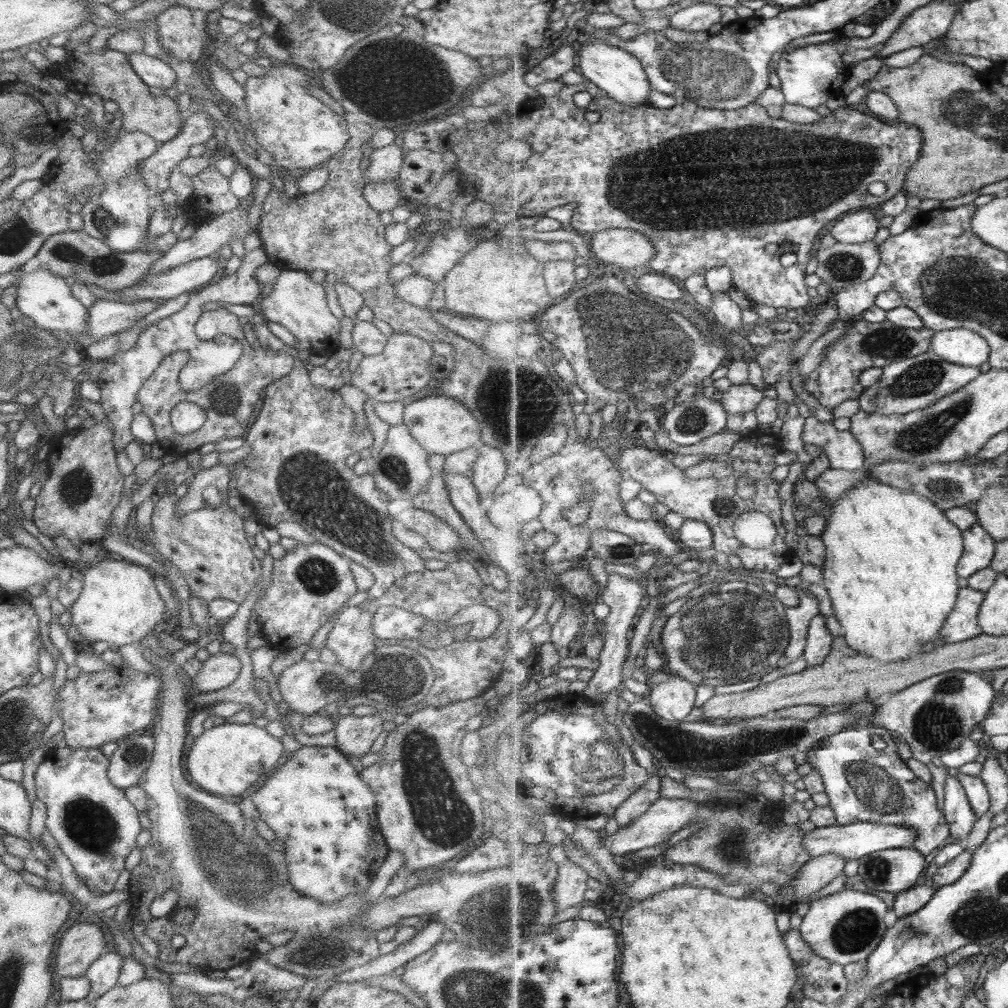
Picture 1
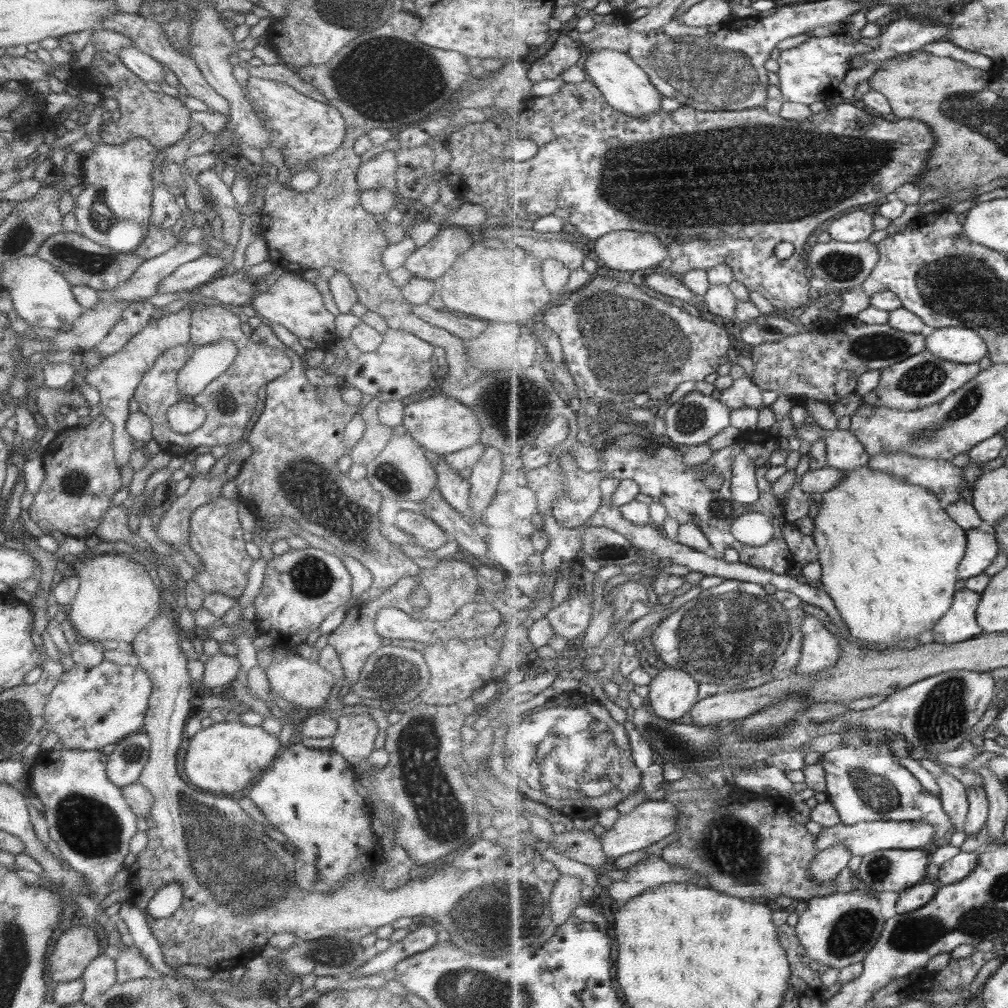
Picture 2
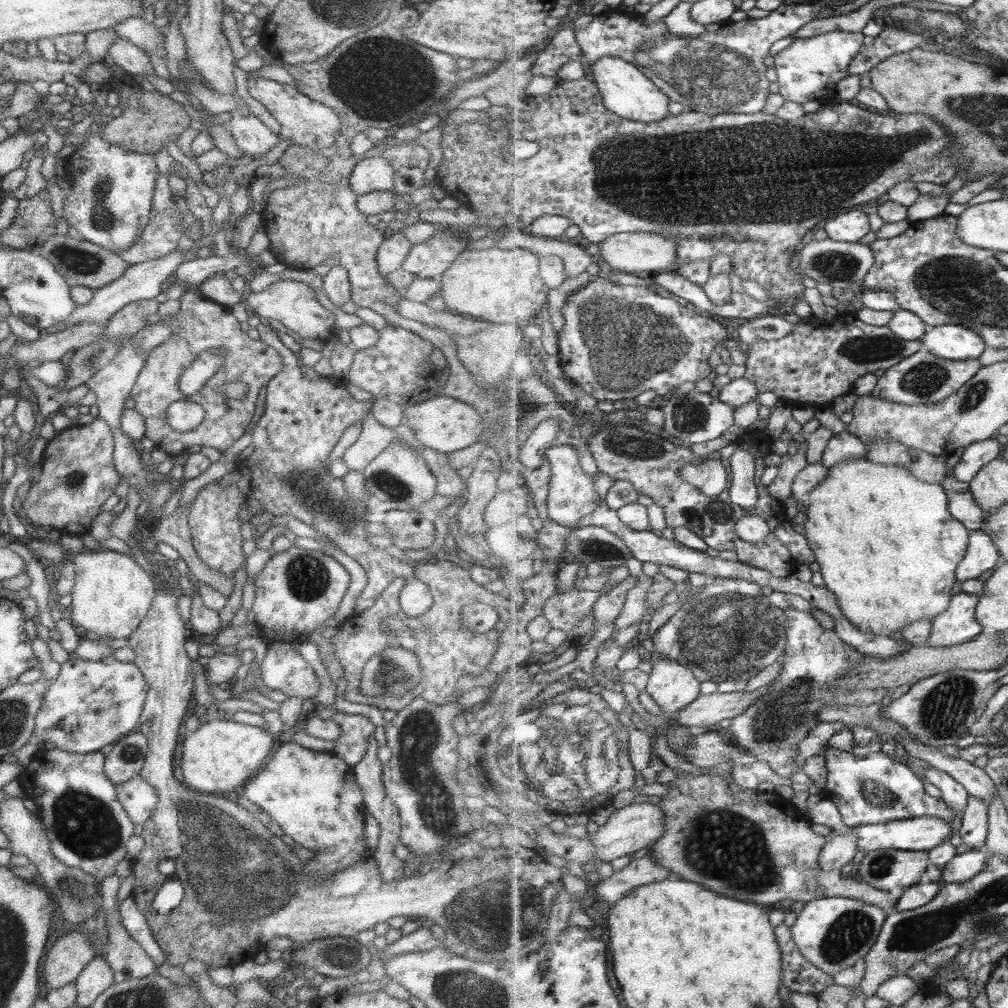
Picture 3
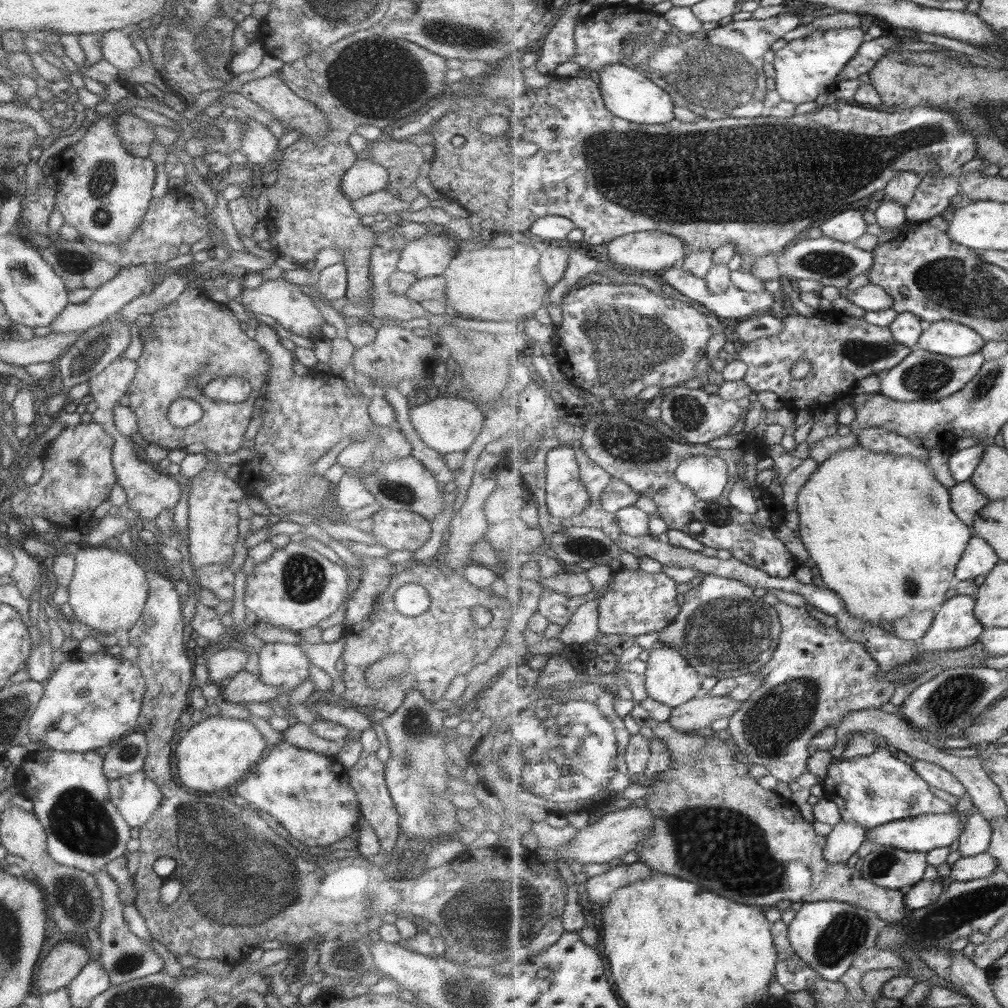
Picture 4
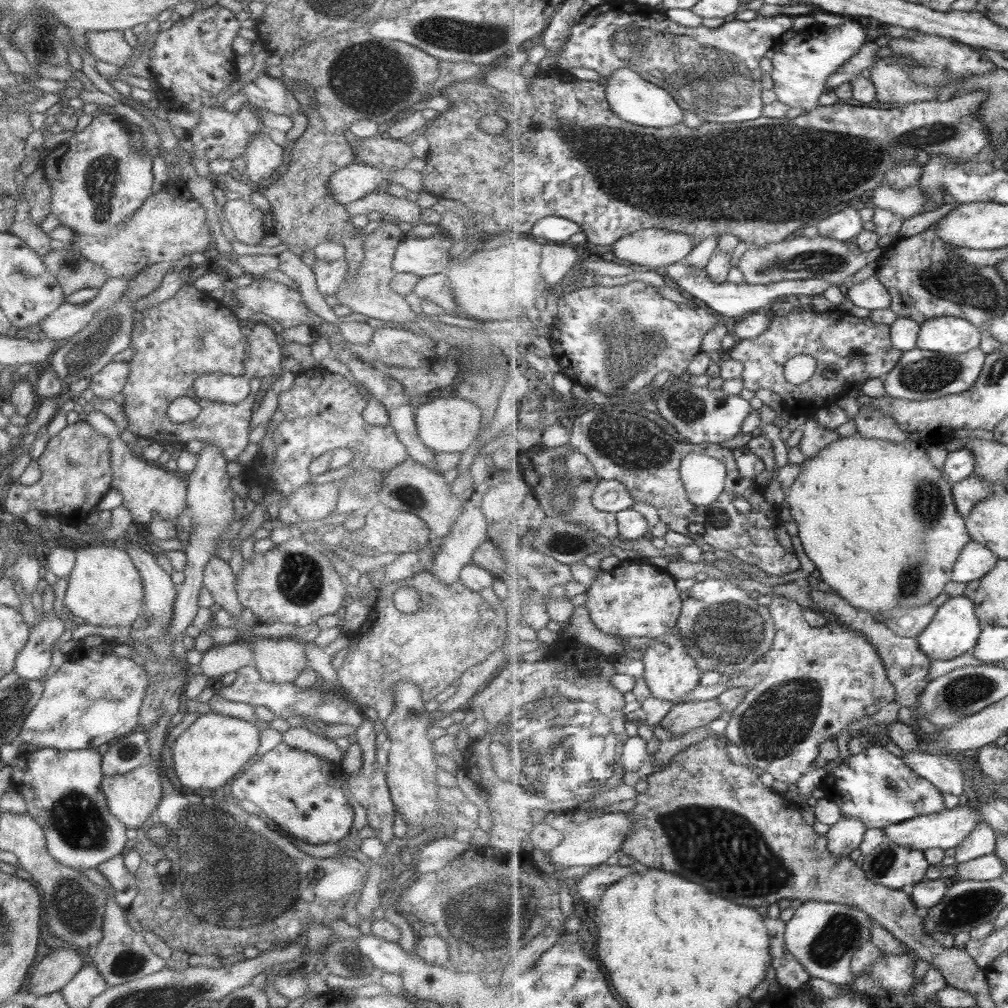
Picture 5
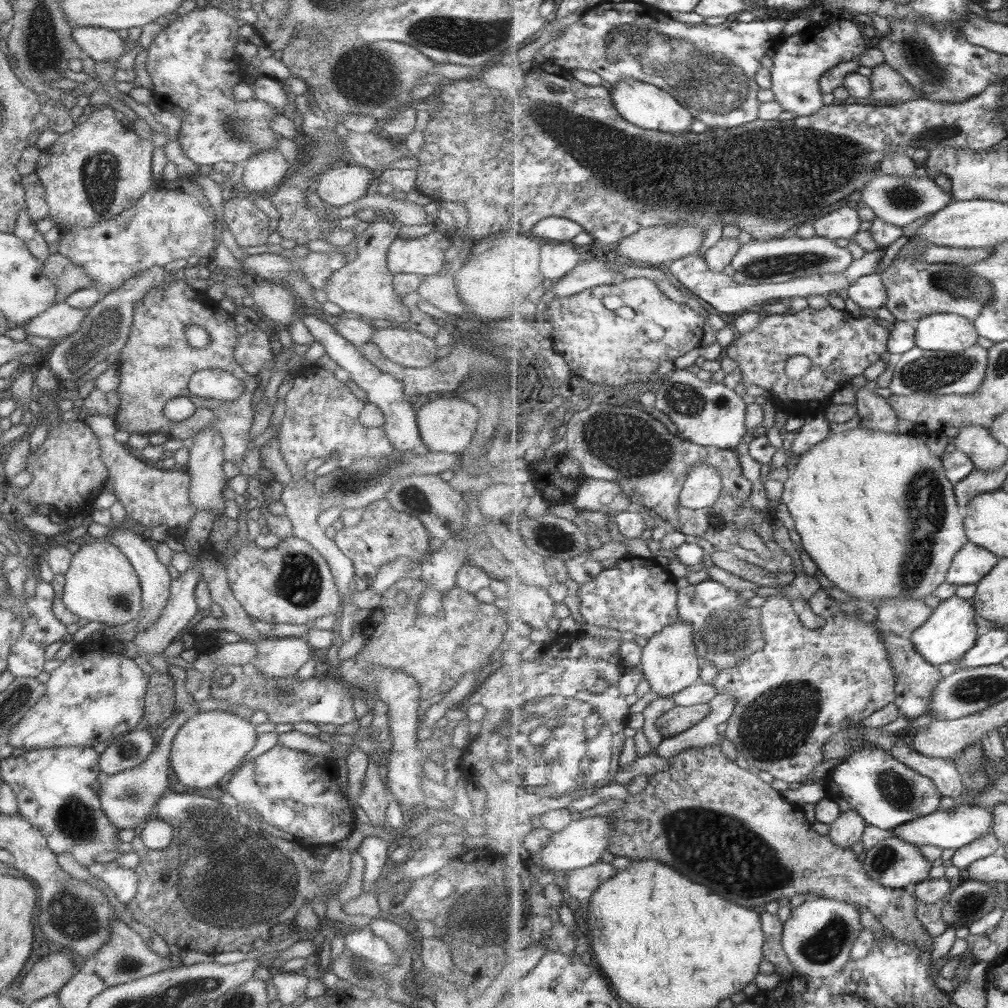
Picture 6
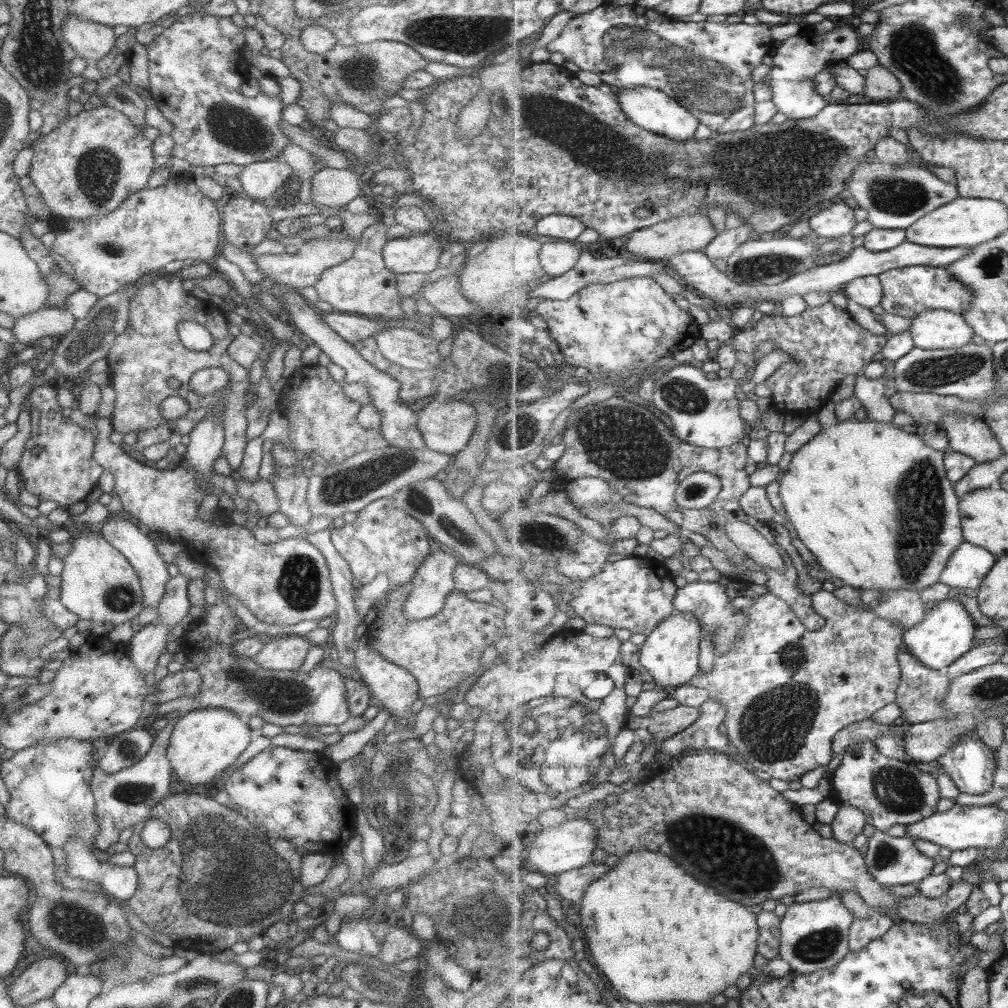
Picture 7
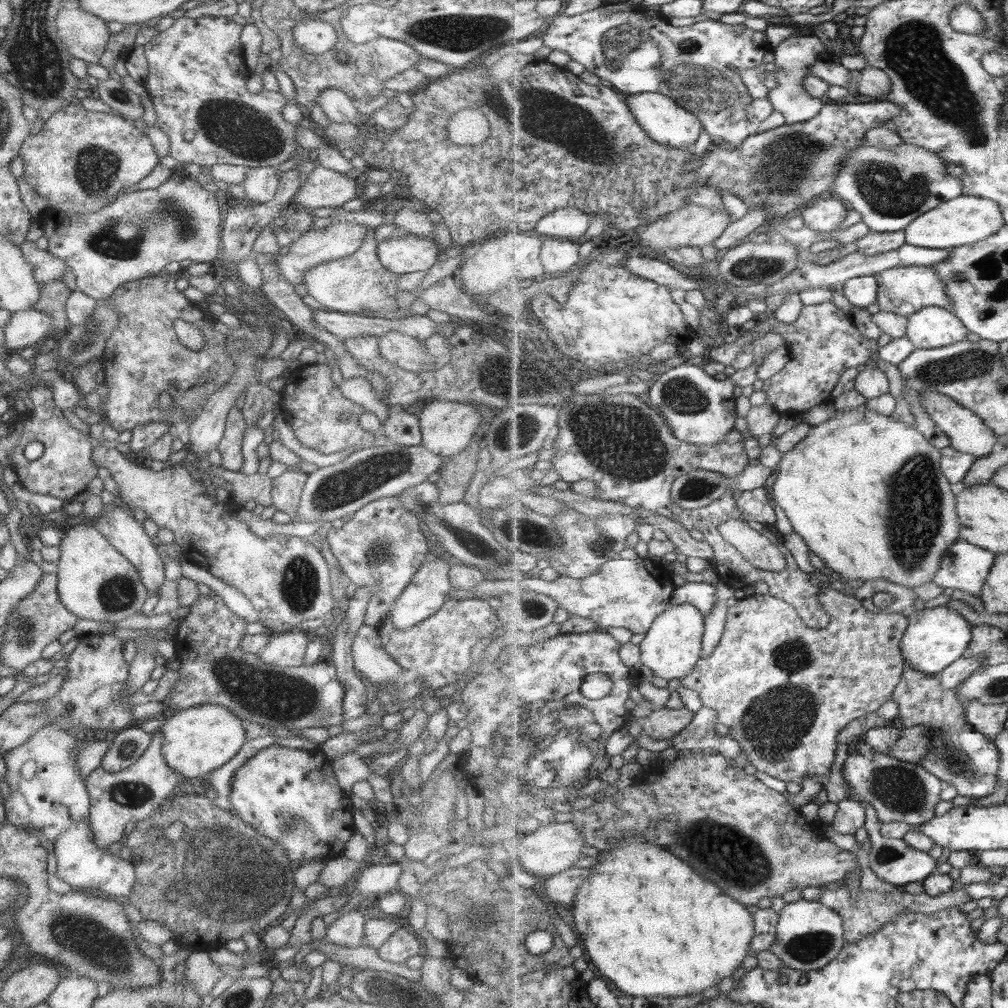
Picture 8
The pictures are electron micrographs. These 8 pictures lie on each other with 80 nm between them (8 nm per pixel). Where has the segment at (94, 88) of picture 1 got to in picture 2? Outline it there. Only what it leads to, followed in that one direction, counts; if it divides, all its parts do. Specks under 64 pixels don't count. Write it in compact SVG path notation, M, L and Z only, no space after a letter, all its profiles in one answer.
M96 52L86 67L83 74L75 76L77 87L83 86L85 90L96 92L101 98L115 100L120 116L115 126L115 134L105 134L105 144L116 145L128 138L139 137L147 139L157 150L177 142L184 137L190 126L189 110L177 97L167 96L161 91L151 92L115 54Z

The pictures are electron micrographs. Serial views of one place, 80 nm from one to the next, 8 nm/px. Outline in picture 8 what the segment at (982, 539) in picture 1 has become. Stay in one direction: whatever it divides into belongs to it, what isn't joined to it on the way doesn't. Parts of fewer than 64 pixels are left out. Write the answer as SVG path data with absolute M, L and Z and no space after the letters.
M960 539L943 556L941 569L933 582L943 588L981 594L994 568L996 554Z

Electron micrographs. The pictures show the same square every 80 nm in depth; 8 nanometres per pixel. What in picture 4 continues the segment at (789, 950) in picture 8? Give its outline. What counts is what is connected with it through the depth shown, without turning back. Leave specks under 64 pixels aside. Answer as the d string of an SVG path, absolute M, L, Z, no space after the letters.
M835 900L802 904L788 926L793 950L822 978L838 984L849 972L855 959L878 944L877 939L887 928L886 922L875 912Z

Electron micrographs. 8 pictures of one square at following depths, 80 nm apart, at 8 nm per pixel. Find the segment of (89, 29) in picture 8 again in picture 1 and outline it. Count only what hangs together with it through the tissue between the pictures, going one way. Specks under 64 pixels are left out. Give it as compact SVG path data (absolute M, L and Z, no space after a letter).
M136 52L127 54L131 68L147 87L170 89L175 84L176 74L173 69L161 59Z

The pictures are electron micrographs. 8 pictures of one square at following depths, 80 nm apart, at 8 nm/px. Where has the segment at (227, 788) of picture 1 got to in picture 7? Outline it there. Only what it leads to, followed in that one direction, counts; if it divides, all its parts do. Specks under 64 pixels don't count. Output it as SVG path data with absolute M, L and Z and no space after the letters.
M201 707L183 716L171 726L166 757L179 784L209 784L231 766L252 741L254 732L231 711Z

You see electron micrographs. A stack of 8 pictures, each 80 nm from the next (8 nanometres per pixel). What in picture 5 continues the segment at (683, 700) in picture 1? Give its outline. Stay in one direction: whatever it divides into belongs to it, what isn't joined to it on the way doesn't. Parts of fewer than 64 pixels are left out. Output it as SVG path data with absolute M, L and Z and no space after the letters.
M678 631L653 639L644 648L644 657L641 660L645 666L643 677L647 681L653 697L665 699L677 705L683 703L683 698L687 694L700 689L699 682L701 682L704 670L701 670L698 662L687 654L686 643L682 641L682 634Z

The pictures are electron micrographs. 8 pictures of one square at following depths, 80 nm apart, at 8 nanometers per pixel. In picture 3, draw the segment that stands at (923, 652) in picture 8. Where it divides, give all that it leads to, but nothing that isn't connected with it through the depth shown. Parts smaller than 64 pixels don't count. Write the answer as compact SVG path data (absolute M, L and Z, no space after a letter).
M961 590L954 594L949 608L933 621L929 645L950 647L975 640L985 628L978 621L976 609L980 596Z

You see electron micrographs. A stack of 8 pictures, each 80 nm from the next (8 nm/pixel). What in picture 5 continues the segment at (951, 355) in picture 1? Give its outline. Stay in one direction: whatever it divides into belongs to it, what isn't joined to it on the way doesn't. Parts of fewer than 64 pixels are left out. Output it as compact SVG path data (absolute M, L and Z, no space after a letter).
M939 317L922 323L918 347L945 354L963 354L979 348L985 334L965 318Z

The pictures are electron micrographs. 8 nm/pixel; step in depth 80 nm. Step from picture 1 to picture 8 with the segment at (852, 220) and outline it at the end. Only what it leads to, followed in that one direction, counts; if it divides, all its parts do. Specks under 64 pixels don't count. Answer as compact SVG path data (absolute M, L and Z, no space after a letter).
M821 196L805 206L800 214L805 226L817 232L838 232L851 210L842 200Z

